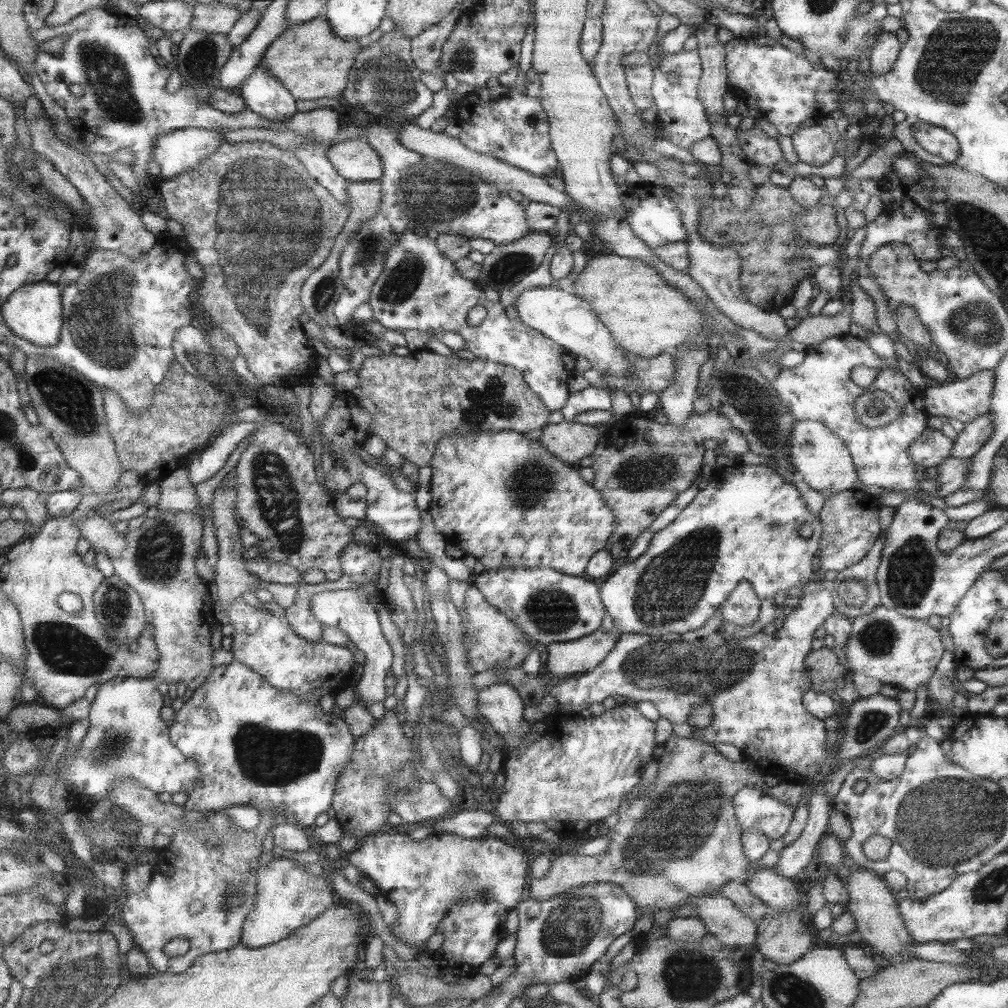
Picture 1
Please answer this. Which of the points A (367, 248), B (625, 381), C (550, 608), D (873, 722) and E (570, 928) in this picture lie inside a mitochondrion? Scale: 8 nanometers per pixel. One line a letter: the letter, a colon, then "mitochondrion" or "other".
A: mitochondrion
B: other
C: mitochondrion
D: mitochondrion
E: mitochondrion

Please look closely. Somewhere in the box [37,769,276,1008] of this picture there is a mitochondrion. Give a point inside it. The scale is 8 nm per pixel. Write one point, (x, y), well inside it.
(234, 893)

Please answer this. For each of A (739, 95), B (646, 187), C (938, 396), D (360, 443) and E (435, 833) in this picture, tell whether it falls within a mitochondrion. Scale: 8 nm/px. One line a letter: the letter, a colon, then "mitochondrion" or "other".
A: other
B: other
C: other
D: other
E: other

